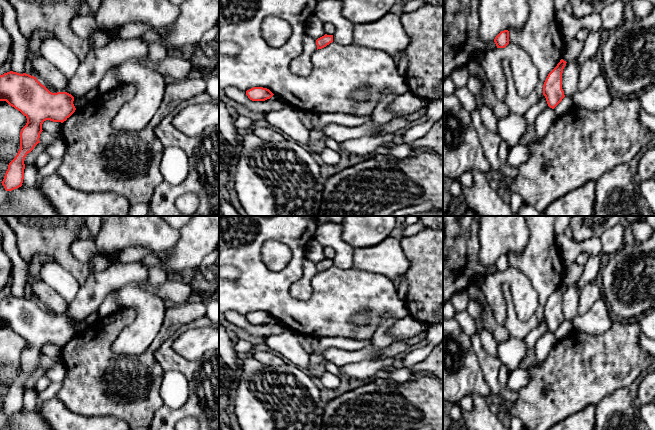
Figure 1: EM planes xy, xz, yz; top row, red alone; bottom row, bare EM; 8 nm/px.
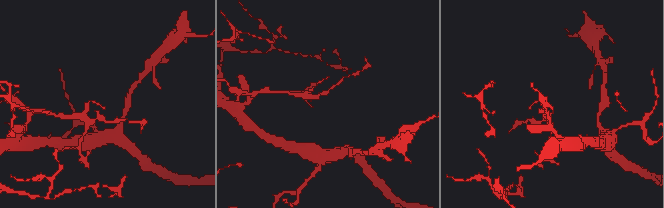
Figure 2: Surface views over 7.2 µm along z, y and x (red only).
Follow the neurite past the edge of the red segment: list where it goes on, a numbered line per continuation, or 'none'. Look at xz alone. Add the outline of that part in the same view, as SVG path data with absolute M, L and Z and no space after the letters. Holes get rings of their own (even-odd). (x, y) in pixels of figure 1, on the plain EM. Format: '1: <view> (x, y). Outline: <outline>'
none

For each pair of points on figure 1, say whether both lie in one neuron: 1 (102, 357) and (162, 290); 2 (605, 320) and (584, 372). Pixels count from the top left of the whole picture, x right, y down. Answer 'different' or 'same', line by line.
1: different
2: different

